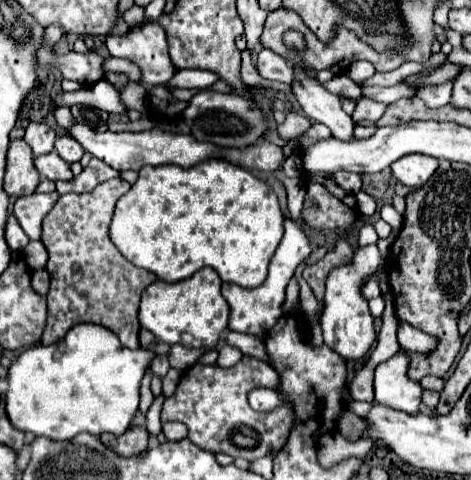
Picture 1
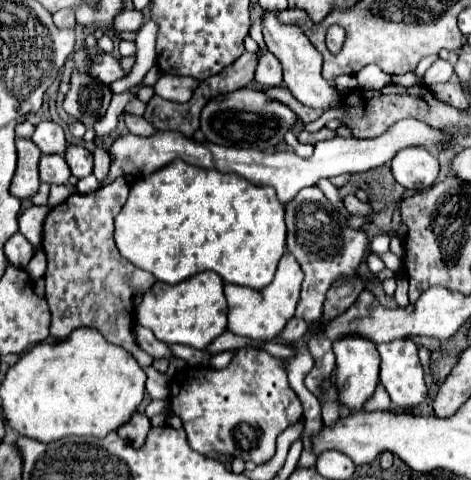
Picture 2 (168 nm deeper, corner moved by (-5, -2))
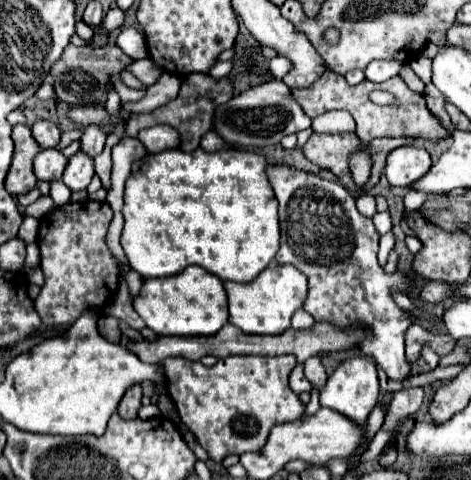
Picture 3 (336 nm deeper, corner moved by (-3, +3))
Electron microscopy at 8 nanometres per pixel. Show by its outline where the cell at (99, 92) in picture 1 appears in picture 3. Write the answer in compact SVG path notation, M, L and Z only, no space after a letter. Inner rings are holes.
M152 125L138 133L138 139L146 147L148 153L158 153L164 149L178 147L178 131L170 125Z

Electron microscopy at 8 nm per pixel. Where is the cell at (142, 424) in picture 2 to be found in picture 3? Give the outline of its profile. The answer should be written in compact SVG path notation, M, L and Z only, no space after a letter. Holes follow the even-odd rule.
M140 385L130 387L130 391L126 391L126 395L124 395L122 401L120 401L118 415L120 415L122 419L136 419L136 417L138 417L138 409L142 407L140 399L142 399L142 387L140 387Z

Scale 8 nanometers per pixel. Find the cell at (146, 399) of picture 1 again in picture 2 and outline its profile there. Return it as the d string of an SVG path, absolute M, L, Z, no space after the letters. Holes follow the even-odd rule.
M116 178L110 186L98 188L92 194L74 194L66 202L58 204L52 208L46 216L44 222L44 232L42 232L42 248L48 258L48 270L46 270L46 302L52 314L52 324L50 324L50 334L58 340L64 340L72 330L88 326L96 328L110 344L122 346L134 358L138 360L140 366L150 366L152 356L146 354L134 340L134 312L132 312L132 298L136 292L146 292L150 286L156 282L156 278L140 268L136 268L132 262L120 256L116 244L114 244L114 218L122 210L126 198L128 198L130 186L124 178Z

